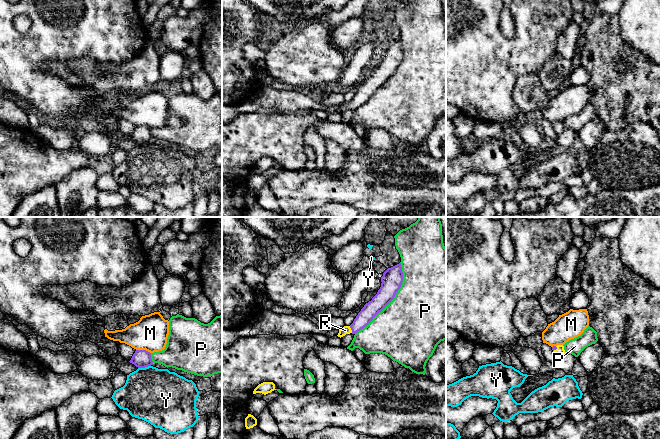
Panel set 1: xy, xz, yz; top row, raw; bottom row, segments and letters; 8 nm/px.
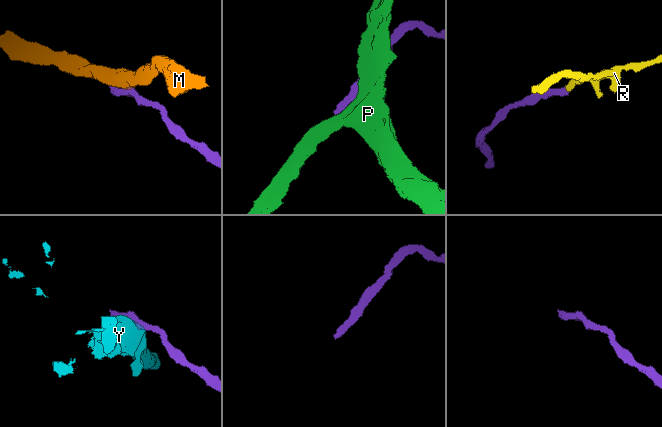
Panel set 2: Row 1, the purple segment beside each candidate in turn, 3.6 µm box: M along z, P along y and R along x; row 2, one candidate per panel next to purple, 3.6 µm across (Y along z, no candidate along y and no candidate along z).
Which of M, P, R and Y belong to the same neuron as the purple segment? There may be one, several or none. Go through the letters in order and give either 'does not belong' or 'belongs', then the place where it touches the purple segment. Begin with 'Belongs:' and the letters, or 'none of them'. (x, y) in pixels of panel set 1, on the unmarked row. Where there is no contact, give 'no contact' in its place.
Belongs: R
M: does not belong; contact xy (143, 126)
P: does not belong; contact xz (391, 76)
R: belongs; contact xz (351, 105)
Y: does not belong; contact xy (144, 143)

